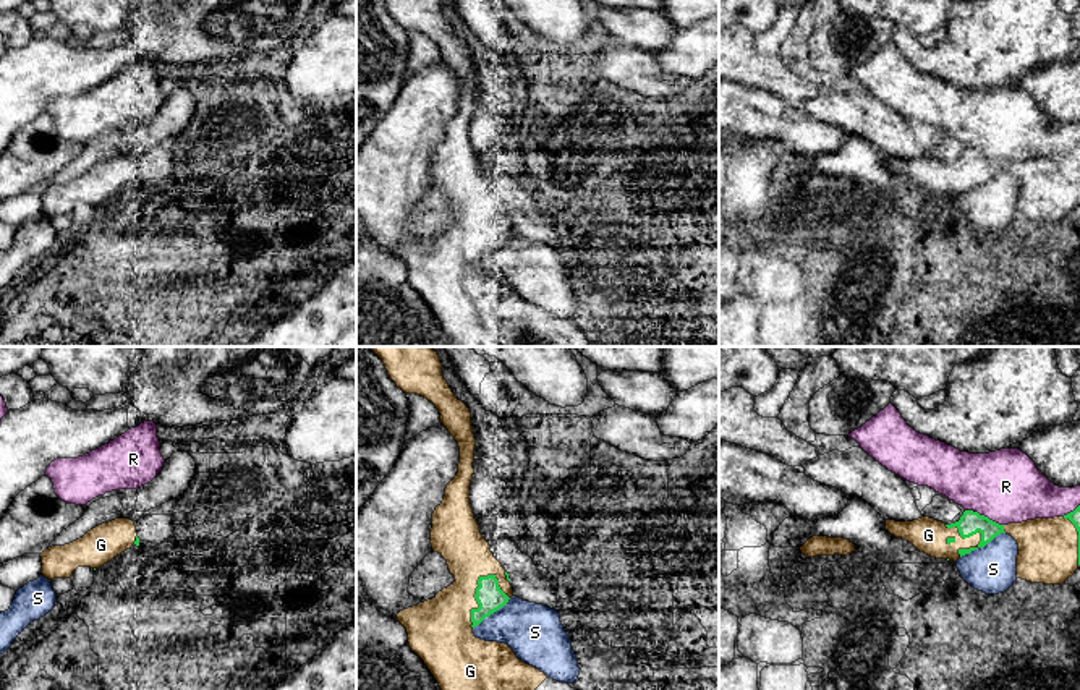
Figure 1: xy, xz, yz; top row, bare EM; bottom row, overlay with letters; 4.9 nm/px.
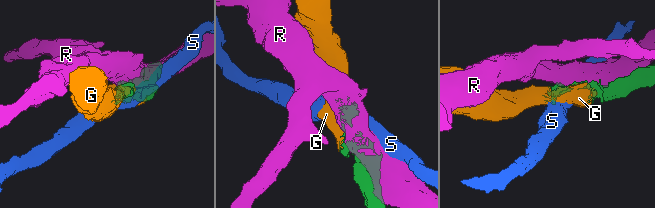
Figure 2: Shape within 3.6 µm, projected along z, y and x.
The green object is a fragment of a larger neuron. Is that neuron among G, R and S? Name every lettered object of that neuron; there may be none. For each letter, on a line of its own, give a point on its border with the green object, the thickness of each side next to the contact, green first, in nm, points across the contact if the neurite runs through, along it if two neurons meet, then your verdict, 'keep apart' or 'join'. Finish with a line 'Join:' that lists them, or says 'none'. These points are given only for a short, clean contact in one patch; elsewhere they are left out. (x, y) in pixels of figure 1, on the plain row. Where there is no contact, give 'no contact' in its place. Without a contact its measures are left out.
G: xz (475, 234) | 140/320 nm | join
R: yz (983, 153) | 110/360 nm | keep apart
S: yz (982, 183) | 110/240 nm | keep apart
Join: G

